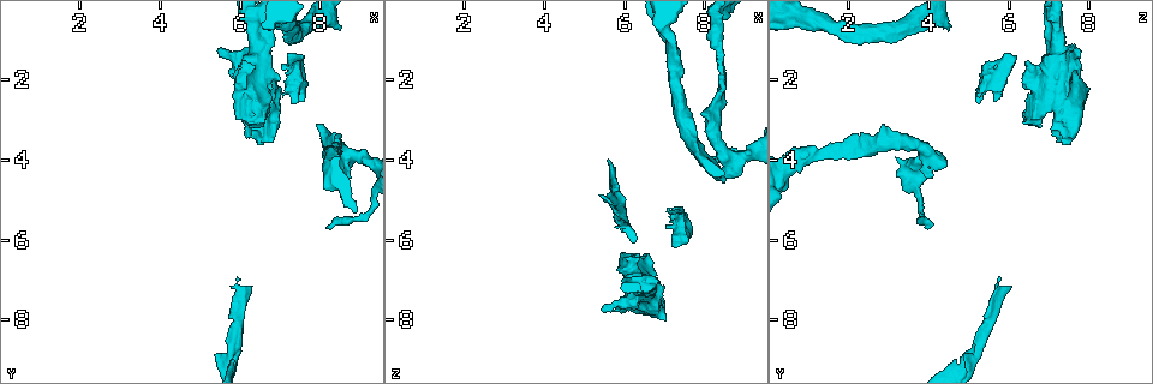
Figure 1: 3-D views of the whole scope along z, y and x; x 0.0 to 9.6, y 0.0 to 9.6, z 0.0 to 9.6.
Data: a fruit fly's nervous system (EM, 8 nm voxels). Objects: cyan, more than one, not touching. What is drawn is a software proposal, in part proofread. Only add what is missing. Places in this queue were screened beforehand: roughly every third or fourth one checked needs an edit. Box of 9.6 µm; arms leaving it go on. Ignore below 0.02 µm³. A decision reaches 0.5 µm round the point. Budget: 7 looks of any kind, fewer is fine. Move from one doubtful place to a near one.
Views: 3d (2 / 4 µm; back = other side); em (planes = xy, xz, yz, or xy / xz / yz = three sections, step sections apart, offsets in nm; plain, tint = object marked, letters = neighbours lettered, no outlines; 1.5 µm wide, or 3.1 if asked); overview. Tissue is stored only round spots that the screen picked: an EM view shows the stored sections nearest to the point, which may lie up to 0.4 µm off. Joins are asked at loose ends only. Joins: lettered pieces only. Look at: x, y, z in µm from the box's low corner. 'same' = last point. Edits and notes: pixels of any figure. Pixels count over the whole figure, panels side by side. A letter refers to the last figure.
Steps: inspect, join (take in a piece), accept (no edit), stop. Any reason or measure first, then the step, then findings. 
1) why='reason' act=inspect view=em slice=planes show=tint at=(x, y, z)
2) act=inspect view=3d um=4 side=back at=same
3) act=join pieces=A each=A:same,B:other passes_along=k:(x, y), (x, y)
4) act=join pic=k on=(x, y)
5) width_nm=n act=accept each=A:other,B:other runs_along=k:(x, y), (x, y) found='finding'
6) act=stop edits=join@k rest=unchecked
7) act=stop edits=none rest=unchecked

why='an open end' act=inspect view=em um=3.1 slice=xz step=8 show=tint at=(8.00, 3.10, 2.85)

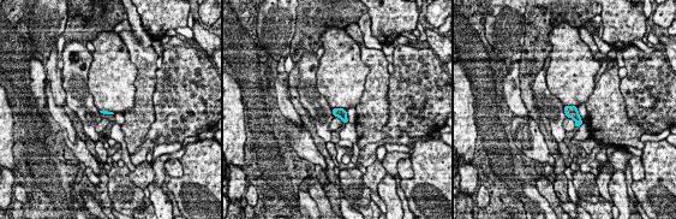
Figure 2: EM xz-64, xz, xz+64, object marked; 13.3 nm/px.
act=inspect view=em um=3.1 slice=planes show=tint at=same

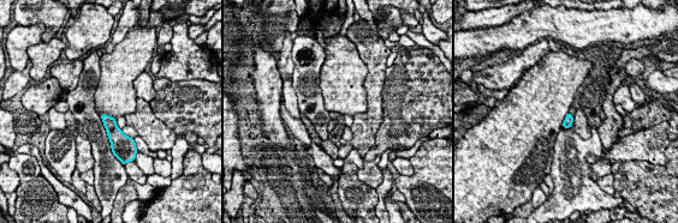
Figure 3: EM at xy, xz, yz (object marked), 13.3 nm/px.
act=inspect view=em um=3.1 slice=planes show=letters at=same

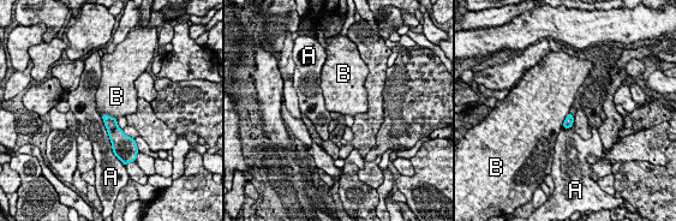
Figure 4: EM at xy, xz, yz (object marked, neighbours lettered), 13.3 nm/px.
act=accept each=A:other,B:other border=4:(101, 114), (108, 114), (115, 119) found='no lettered piece goes on from it'

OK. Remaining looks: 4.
why='free end' act=inspect view=em slice=xy step=4 show=letters at=(6.80, 3.40, 7.20)

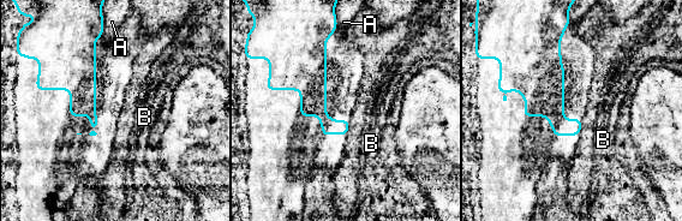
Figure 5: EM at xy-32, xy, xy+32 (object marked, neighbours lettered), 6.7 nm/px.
act=accept each=A:other,B:other border=5:(582, 120), (579, 133) found='no lettered piece goes on from it'

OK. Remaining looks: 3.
why='free end' act=inspect view=em slice=planes show=letters at=(6.25, 7.15, 6.10)

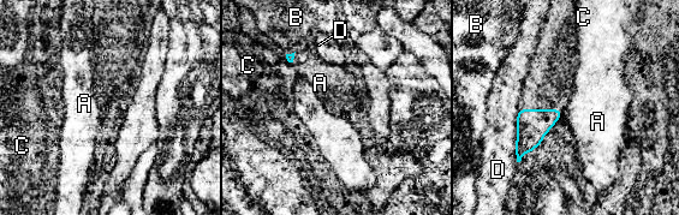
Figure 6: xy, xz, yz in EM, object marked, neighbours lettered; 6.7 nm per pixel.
act=accept each=A:other,B:other,C:other,D:other border=6:(518, 108), (558, 108), (563, 113) found='none of them fits'

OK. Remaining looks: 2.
act=stop edits=none rest=unchecked

